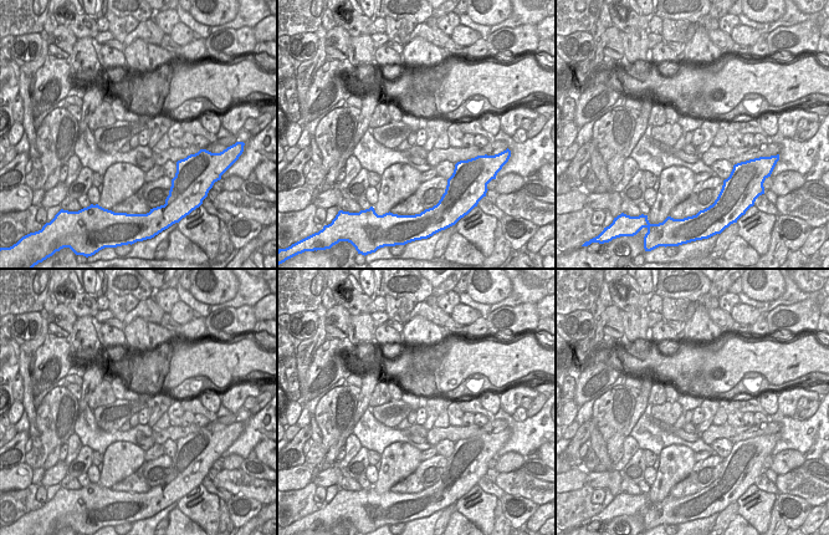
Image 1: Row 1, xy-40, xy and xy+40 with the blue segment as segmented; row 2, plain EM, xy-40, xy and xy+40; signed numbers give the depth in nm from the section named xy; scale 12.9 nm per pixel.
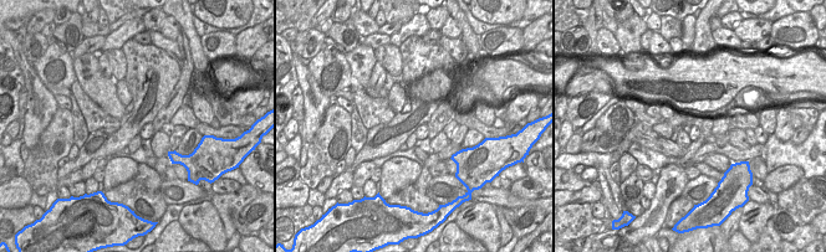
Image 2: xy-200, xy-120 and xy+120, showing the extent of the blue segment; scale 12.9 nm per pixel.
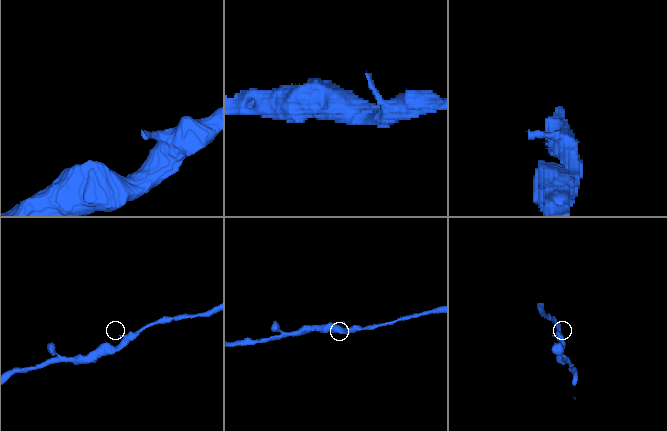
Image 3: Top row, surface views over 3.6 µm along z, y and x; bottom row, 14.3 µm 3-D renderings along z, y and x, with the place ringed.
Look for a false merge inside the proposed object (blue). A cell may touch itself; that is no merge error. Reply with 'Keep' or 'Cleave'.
Keep.

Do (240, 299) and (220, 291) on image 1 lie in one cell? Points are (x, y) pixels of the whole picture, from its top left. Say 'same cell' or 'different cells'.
different cells

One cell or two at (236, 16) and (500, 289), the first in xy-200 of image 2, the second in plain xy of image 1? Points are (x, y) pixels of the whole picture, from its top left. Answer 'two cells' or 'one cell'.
one cell

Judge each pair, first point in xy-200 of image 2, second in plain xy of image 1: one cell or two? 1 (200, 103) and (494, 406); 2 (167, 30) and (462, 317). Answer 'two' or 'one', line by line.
1: one
2: one

